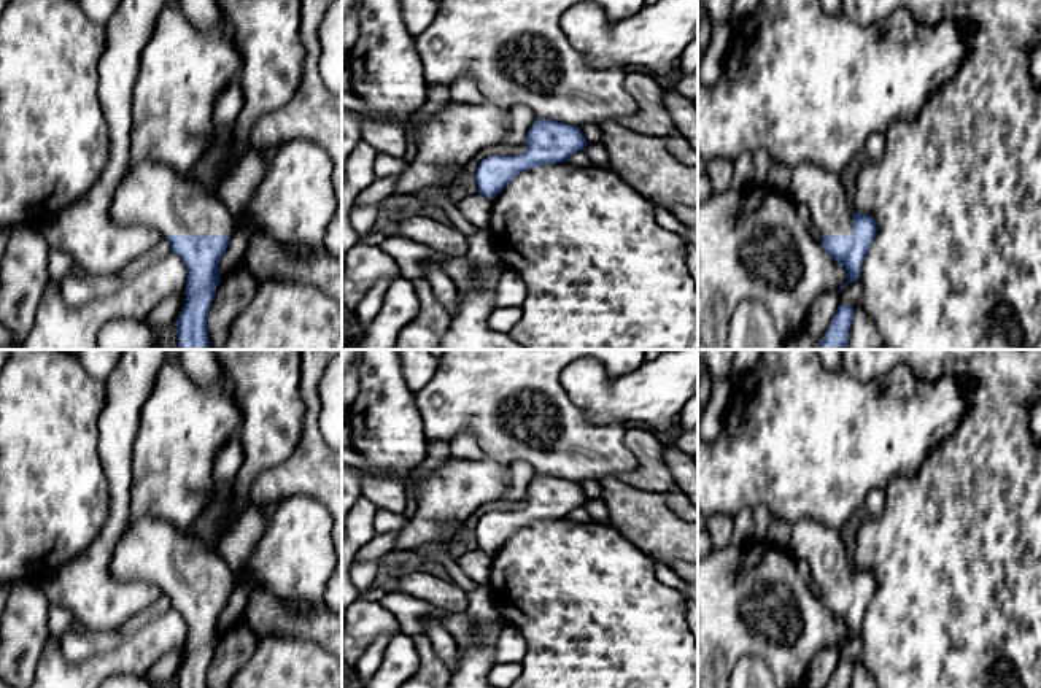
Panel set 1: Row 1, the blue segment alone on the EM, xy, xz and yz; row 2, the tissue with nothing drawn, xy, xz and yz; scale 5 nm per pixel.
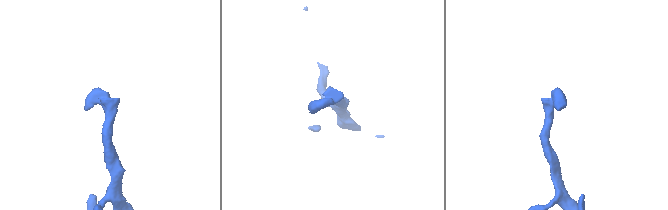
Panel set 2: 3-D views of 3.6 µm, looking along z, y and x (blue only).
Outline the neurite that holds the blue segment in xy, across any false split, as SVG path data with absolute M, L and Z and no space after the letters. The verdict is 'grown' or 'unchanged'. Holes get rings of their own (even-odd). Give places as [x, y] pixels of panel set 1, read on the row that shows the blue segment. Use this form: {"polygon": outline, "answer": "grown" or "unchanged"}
{"polygon": "M138 162L119 183L110 218L119 226L153 227L172 243L188 269L178 350L210 350L207 316L221 281L218 264L237 230L215 191L161 162Z", "answer": "grown"}

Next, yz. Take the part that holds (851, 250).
{"polygon": "M801 164L791 170L790 199L795 203L806 203L809 207L811 219L823 235L822 246L846 269L849 278L841 286L841 292L849 283L860 278L861 264L877 232L874 218L865 213L855 213L850 208L838 173L812 164Z", "answer": "grown"}

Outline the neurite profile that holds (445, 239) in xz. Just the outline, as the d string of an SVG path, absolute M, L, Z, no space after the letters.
M421 216L401 222L399 235L453 257L466 256L469 248L467 237L451 224L442 224Z

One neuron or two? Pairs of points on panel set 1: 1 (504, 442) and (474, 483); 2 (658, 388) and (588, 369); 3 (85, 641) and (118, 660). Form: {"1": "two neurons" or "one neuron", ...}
{"1": "two neurons", "2": "one neuron", "3": "two neurons"}

